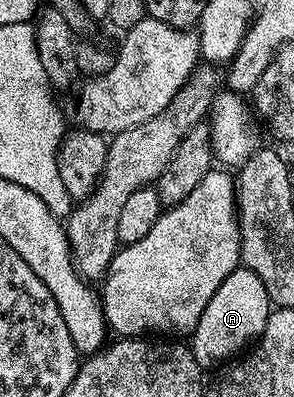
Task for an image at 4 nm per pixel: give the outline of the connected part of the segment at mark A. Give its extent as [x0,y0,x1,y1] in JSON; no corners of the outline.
[189,267,271,369]

